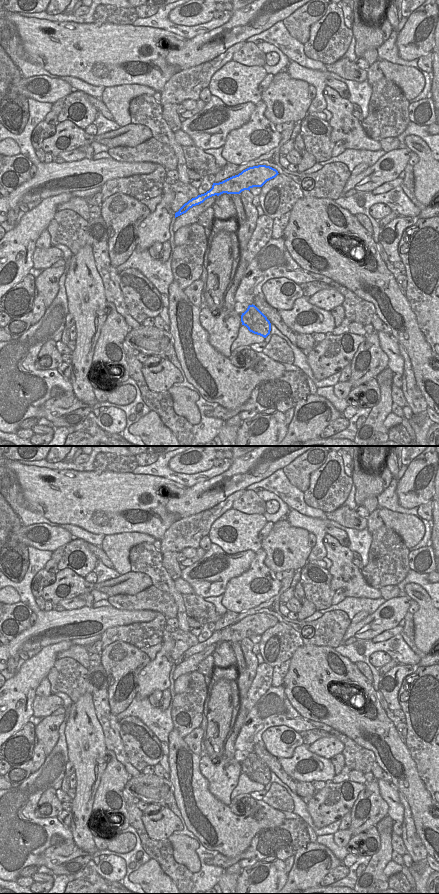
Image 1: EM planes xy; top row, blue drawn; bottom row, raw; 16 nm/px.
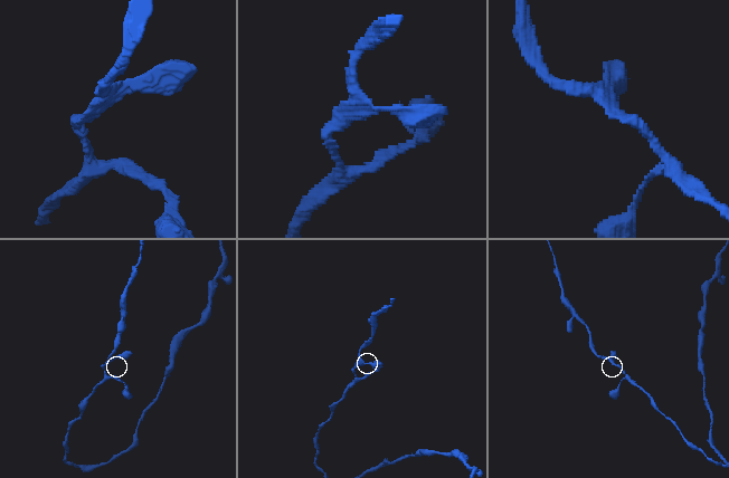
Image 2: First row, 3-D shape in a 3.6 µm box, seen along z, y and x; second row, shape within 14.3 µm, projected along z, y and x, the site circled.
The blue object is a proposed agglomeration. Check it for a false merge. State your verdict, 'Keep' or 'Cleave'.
Keep

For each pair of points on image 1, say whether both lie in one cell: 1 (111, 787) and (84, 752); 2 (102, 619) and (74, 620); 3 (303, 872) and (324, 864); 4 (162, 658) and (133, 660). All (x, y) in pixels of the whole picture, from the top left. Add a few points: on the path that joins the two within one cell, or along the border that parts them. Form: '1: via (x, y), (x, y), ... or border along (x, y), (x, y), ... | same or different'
1: border along (107, 752), (108, 762), (93, 797) | different
2: via (95, 619), (81, 620) | same
3: via (308, 869), (314, 864), (319, 864) | same
4: border along (150, 661), (138, 674), (137, 681) | different

